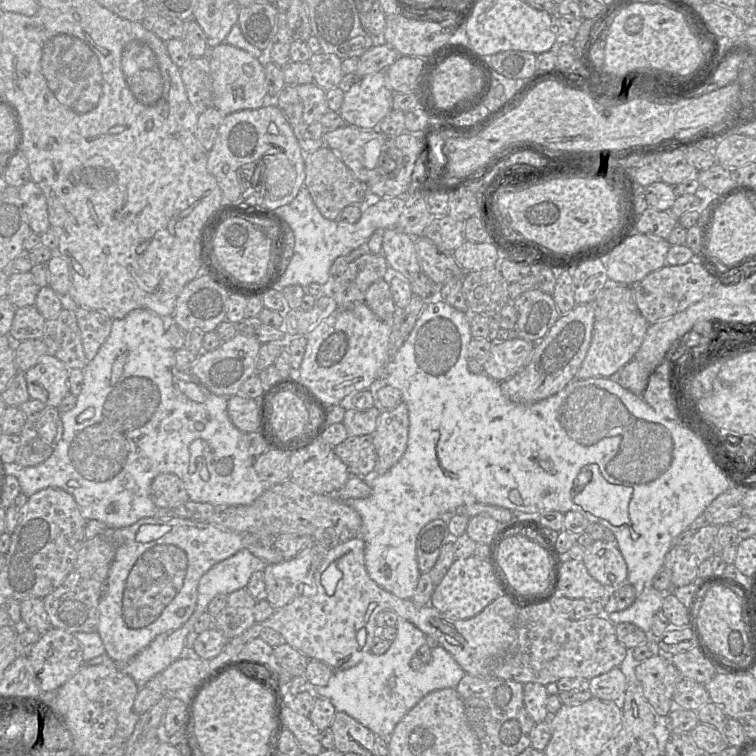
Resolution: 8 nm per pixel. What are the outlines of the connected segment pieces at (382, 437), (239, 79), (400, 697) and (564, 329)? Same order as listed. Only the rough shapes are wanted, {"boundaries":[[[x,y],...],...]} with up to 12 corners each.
{"boundaries":[[[405,402],[382,410],[372,433],[374,475],[404,454],[409,416]],[[221,43],[207,54],[213,106],[223,115],[263,106],[264,66]],[[398,618],[381,655],[312,687],[376,736],[389,738],[426,695],[466,672],[441,645],[419,670],[426,634]],[[594,302],[560,314],[527,365],[500,382],[512,402],[562,390],[587,354]]]}

